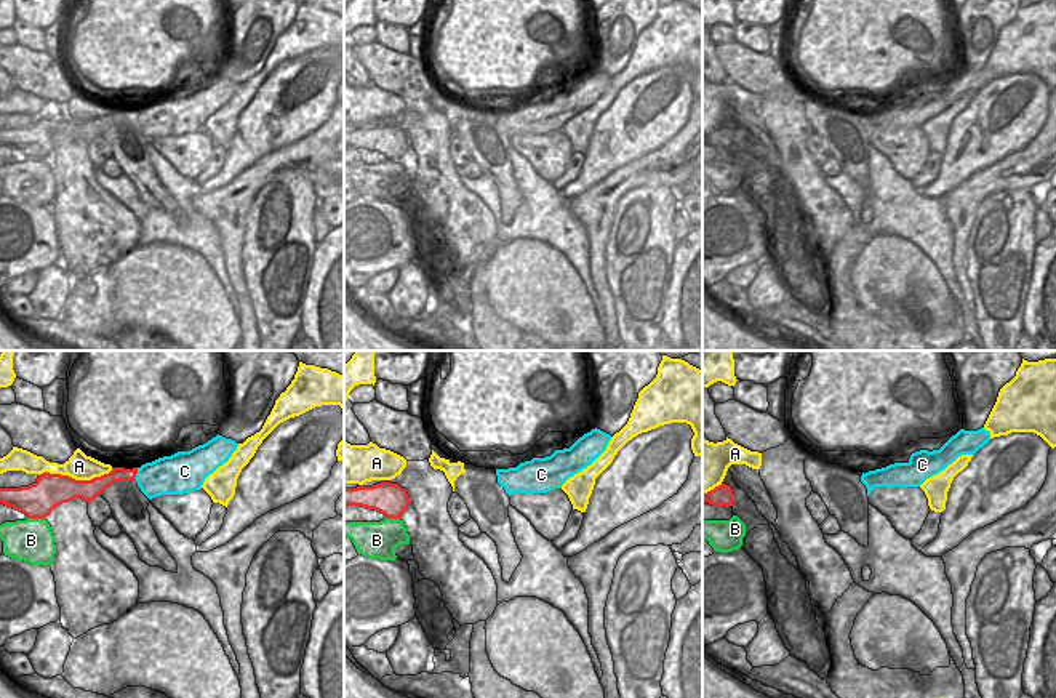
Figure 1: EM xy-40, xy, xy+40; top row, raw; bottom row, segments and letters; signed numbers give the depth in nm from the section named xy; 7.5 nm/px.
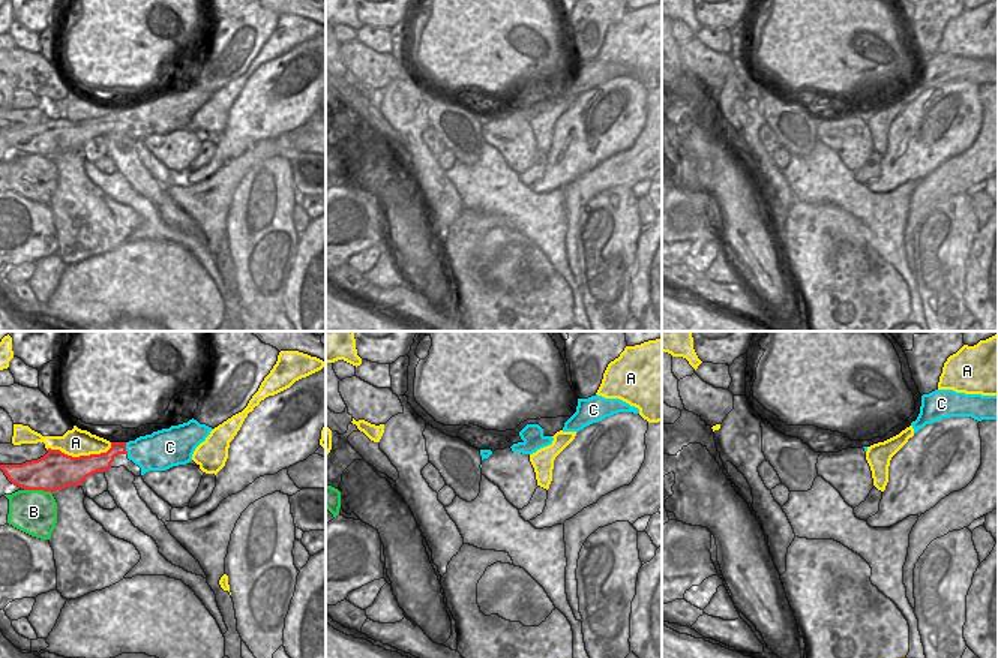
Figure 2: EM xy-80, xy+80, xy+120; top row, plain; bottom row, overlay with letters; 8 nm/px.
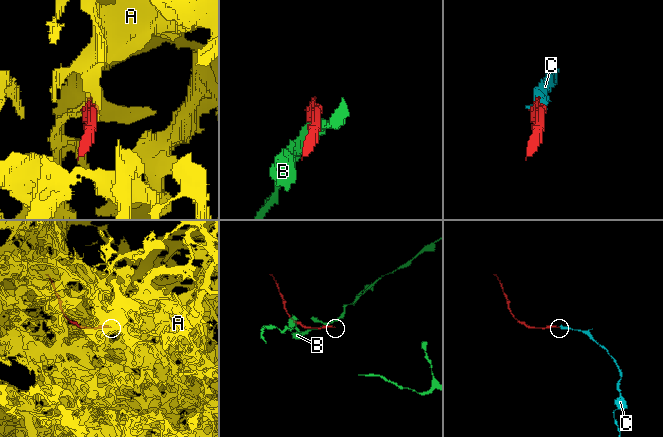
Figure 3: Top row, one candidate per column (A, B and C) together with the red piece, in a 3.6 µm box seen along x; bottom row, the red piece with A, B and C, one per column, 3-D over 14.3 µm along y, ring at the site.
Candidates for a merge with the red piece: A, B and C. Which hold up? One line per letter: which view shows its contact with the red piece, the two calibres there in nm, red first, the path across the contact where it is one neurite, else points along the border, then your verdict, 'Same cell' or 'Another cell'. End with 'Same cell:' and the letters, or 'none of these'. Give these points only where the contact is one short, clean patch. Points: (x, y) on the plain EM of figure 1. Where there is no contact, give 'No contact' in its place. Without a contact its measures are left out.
A: Touches red in xy-40. Thickness 260 nm (red) against 190 nm. Another cell
B: Touches red in xy-40. Thickness 260 nm (red) against 320 nm. Another cell
C: Touches red in xy-40. Thickness 110 nm (red) against 280 nm. Same cell
Same cell: C.

